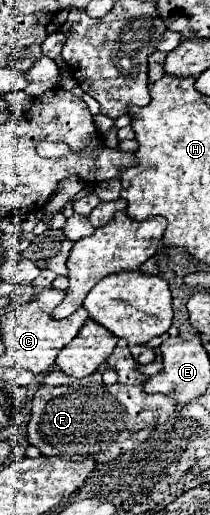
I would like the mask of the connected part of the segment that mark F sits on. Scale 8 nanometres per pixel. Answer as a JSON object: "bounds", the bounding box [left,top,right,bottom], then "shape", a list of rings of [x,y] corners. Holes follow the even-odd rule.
{"bounds":[28,340,184,466],"shape":[[[118,340],[108,362],[82,380],[66,376],[62,370],[46,374],[32,398],[32,418],[28,422],[30,444],[34,444],[44,456],[70,460],[74,458],[76,446],[76,452],[92,454],[96,462],[112,466],[114,460],[126,458],[128,452],[134,452],[144,438],[152,438],[152,430],[160,424],[164,426],[164,422],[176,414],[176,408],[184,406],[164,394],[146,394],[142,386],[146,378],[148,376],[138,372],[138,364],[130,356],[124,340]],[[106,368],[114,368],[118,372],[118,382],[114,386],[102,384],[102,372]]]}

